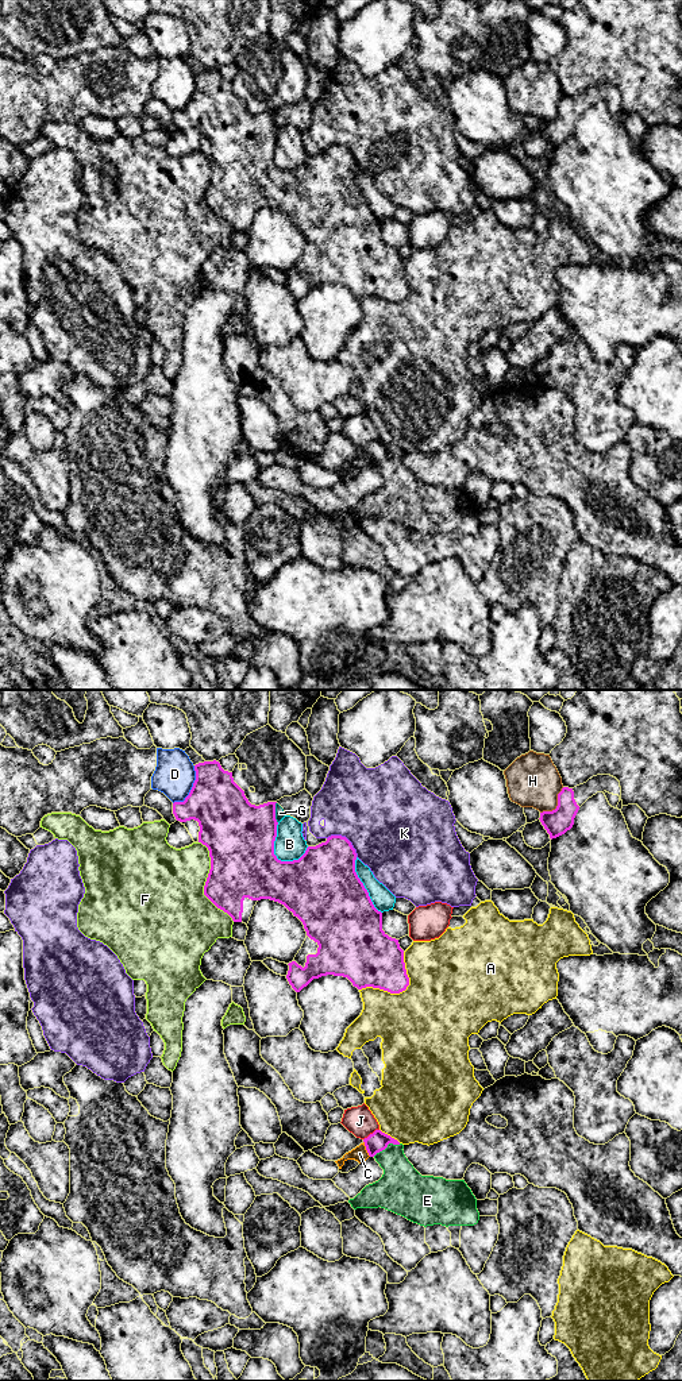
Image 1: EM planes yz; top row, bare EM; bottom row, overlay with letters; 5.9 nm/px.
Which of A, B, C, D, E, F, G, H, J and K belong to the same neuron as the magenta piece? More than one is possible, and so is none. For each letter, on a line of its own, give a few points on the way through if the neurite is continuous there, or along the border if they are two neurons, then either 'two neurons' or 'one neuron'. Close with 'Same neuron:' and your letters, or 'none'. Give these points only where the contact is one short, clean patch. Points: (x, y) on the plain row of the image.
A: two neurons
B: two neurons
C: border yz (363, 450), (365, 458), (370, 465); two neurons
D: two neurons
E: two neurons
F: two neurons
G: border yz (276, 111), (277, 131); two neurons
H: border yz (563, 96), (558, 103), (558, 114), (551, 119), (540, 122); two neurons
J: two neurons
K: two neurons
Same neuron: none

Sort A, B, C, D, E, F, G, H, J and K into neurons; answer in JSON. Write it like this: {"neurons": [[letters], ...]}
{"neurons": [["A"], ["B"], ["C"], ["D"], ["E"], ["F"], ["G"], ["H"], ["J"], ["K"]]}

